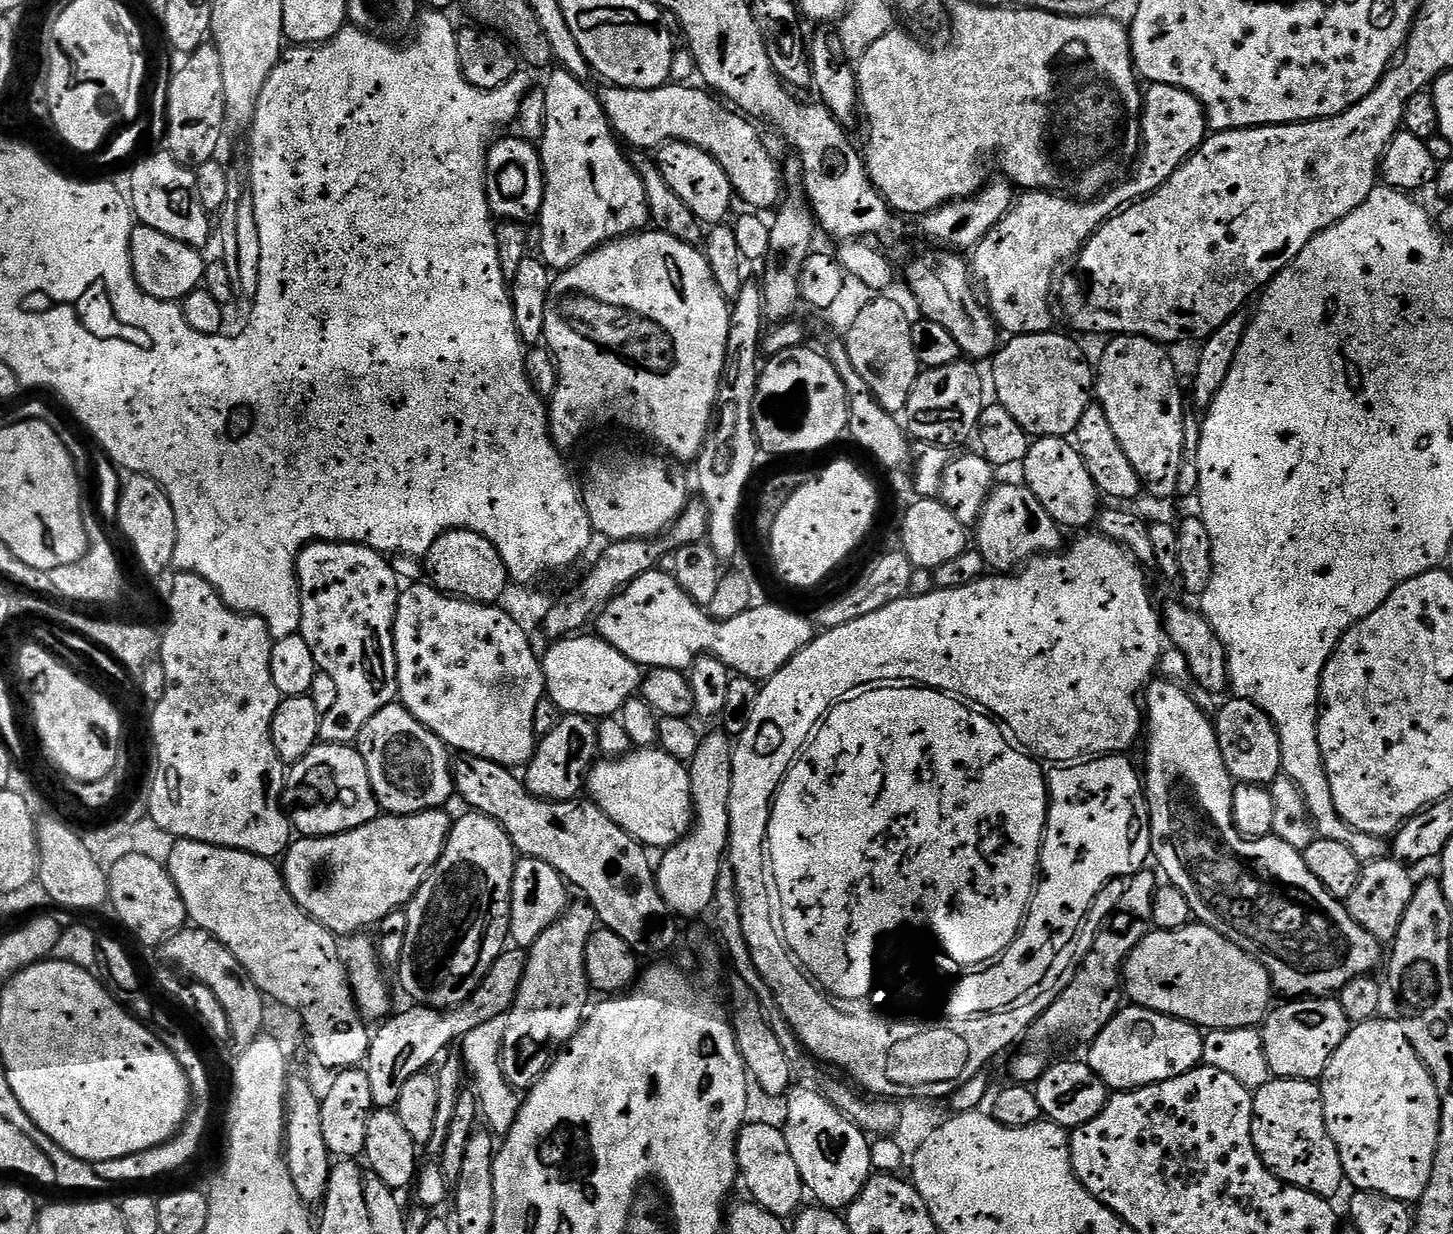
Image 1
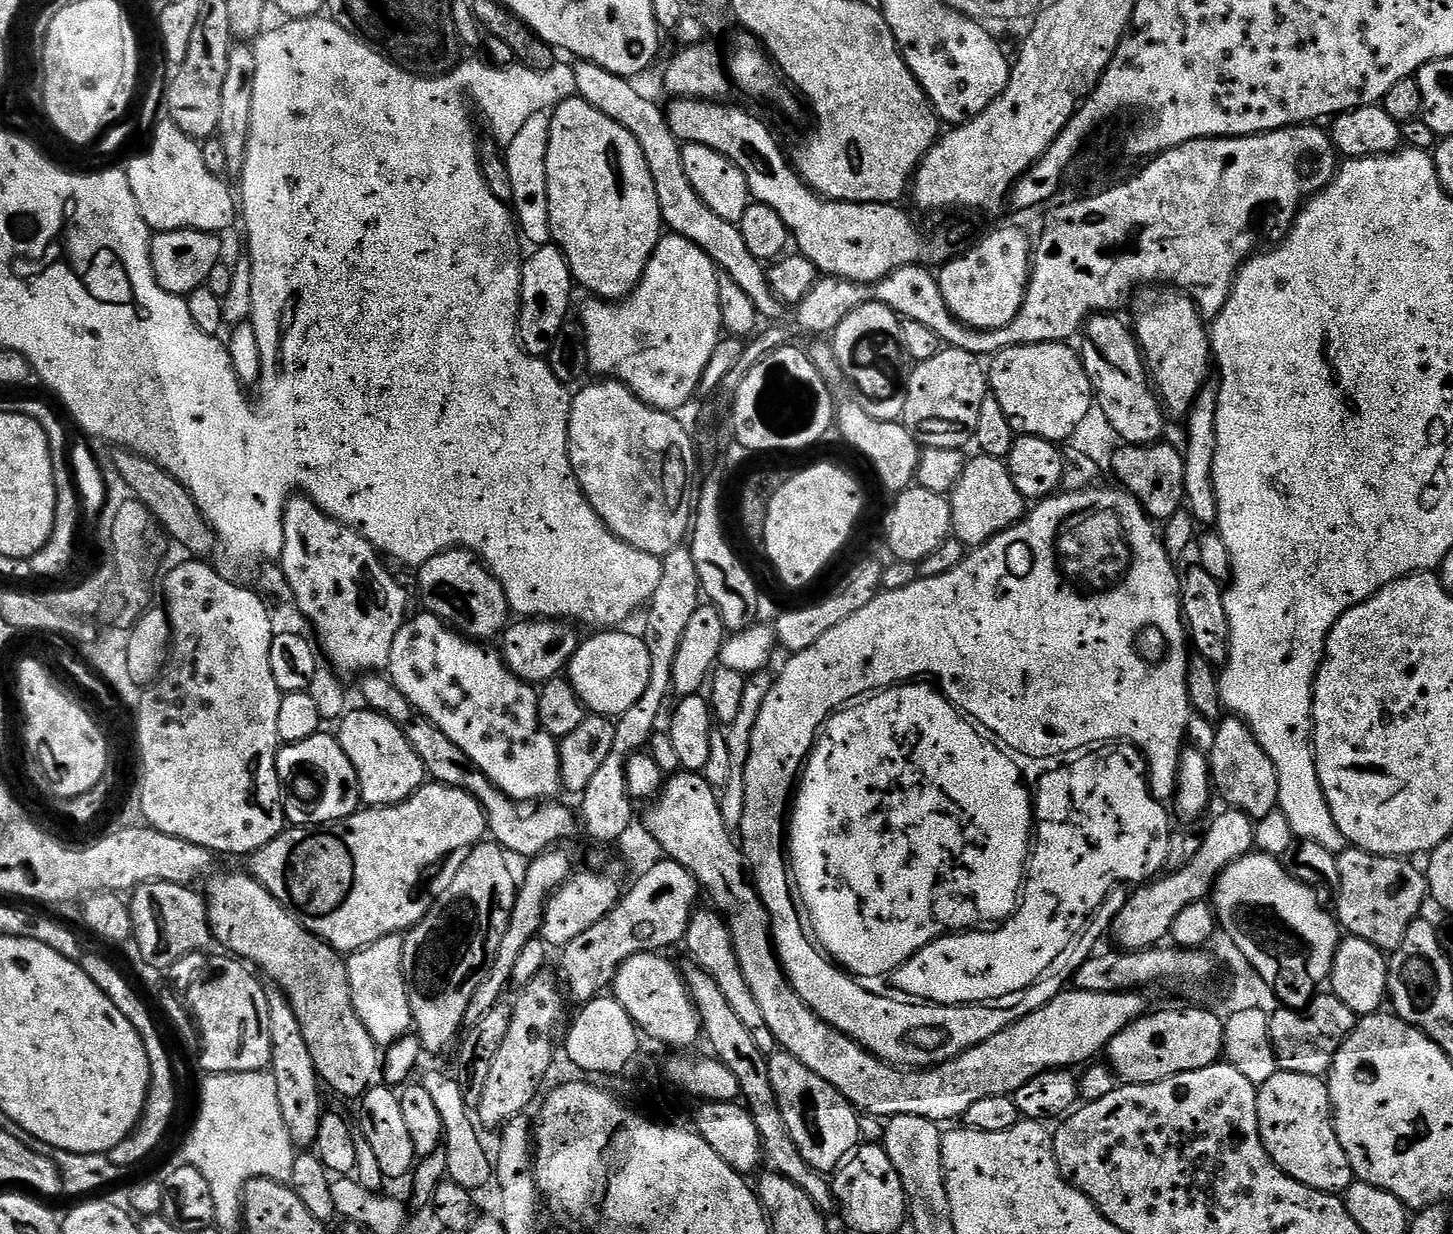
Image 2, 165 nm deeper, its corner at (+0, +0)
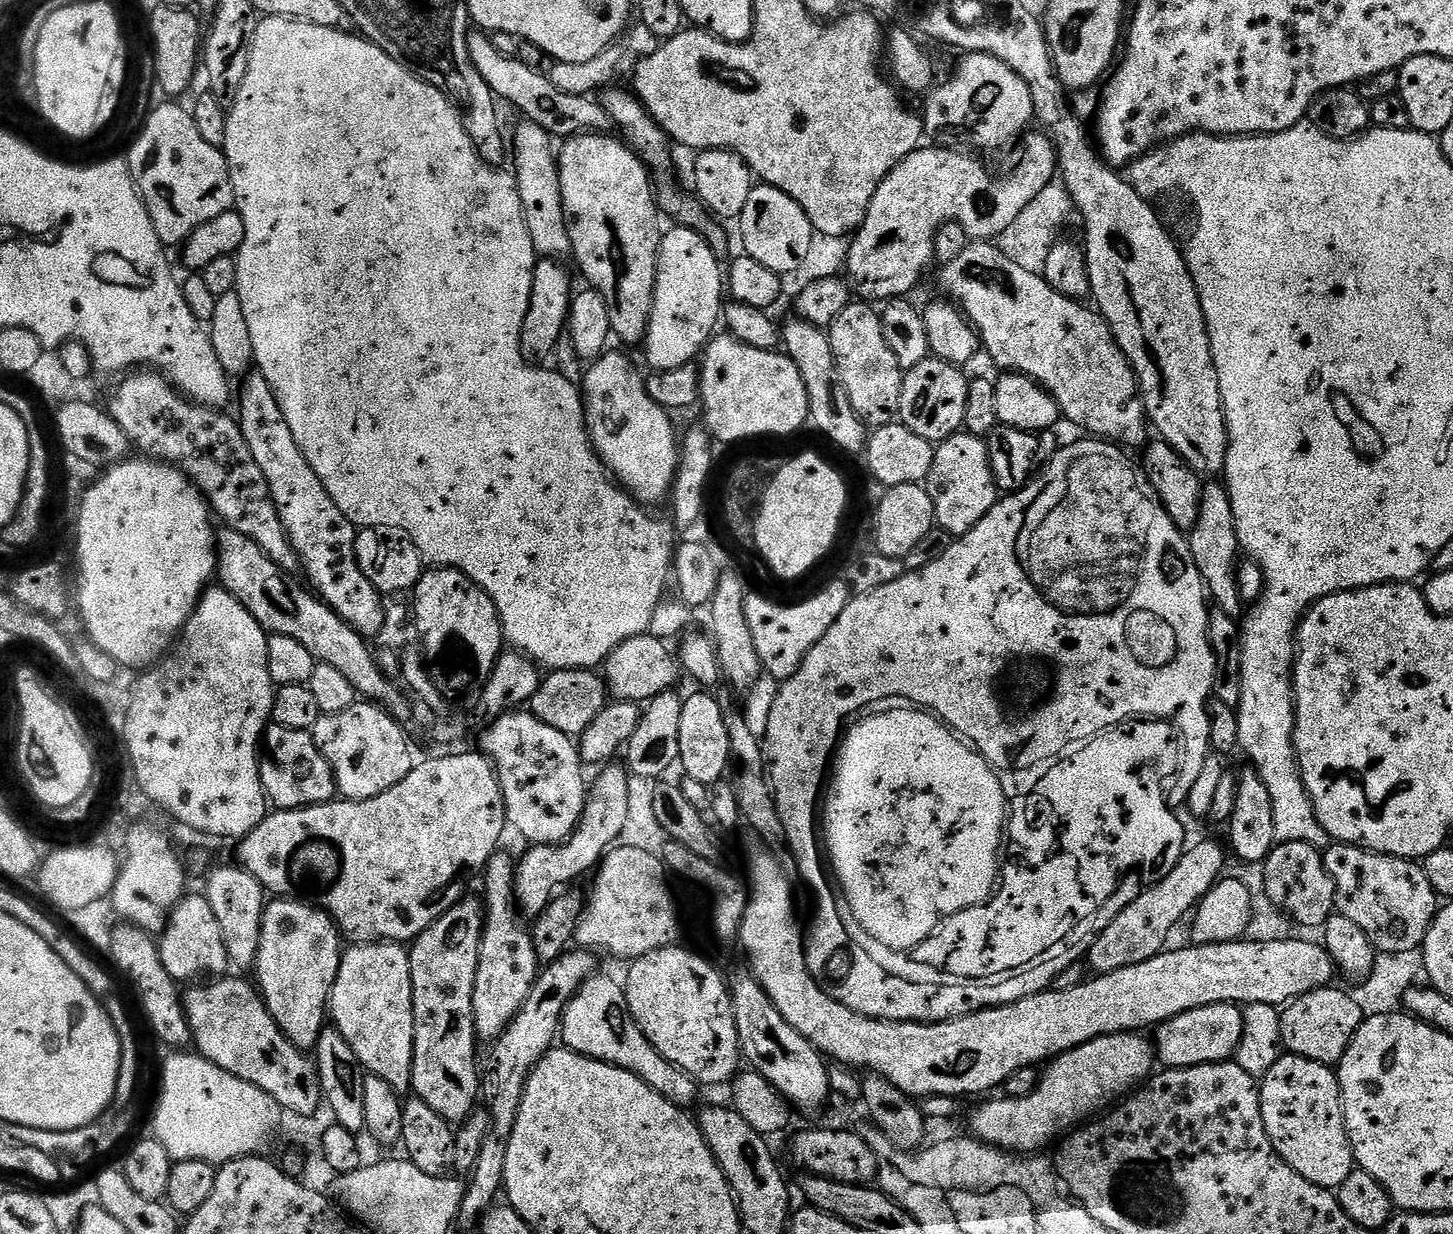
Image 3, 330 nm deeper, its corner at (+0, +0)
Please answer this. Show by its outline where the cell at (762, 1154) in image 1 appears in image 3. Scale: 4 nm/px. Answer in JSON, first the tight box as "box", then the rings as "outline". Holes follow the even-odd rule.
{"box":[562,982,698,1110],"outline":[[[589,982],[573,996],[562,1017],[562,1040],[573,1052],[590,1056],[607,1064],[632,1072],[642,1082],[646,1082],[658,1094],[662,1094],[671,1104],[685,1110],[691,1109],[696,1100],[698,1085],[692,1075],[674,1066],[646,1038],[646,1034],[628,1009],[623,987],[616,984],[596,984]]]}

